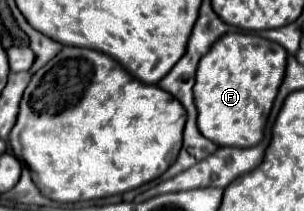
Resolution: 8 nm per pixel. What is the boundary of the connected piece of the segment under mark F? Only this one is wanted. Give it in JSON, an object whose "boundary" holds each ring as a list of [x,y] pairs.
{"boundary":[[[228,32],[200,60],[194,84],[194,104],[198,108],[200,132],[218,146],[254,146],[262,140],[262,130],[284,78],[288,52],[266,38],[242,32]]]}

